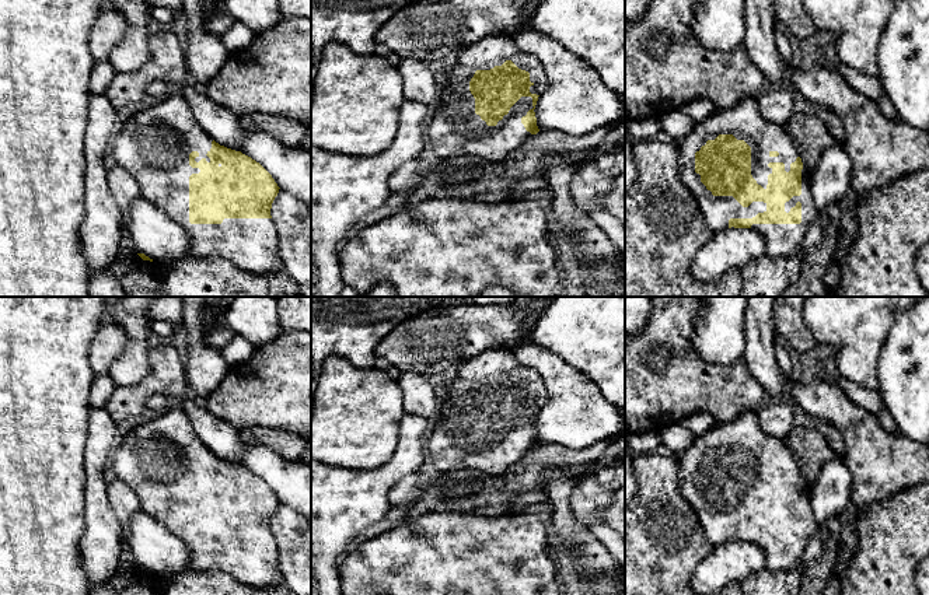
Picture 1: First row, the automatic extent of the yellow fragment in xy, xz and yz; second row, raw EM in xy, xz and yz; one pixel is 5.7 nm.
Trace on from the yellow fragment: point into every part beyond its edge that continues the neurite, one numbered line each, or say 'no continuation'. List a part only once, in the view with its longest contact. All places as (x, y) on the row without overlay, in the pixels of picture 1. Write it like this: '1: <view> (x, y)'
1: yz (744, 434)

